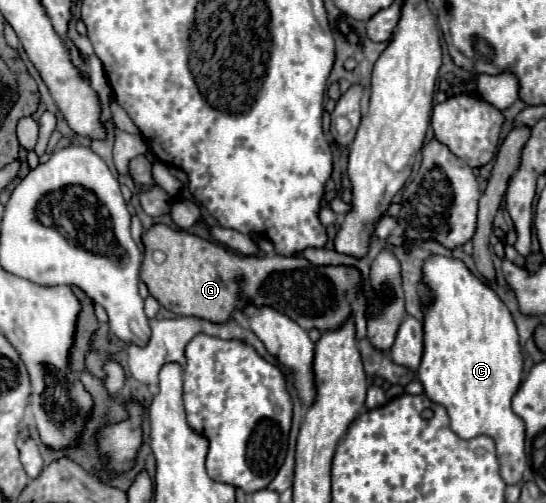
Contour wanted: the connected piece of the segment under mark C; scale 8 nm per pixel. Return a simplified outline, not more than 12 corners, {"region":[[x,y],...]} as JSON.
{"region":[[429,256],[425,394],[461,438],[491,436],[519,484],[511,312],[463,260]]}

